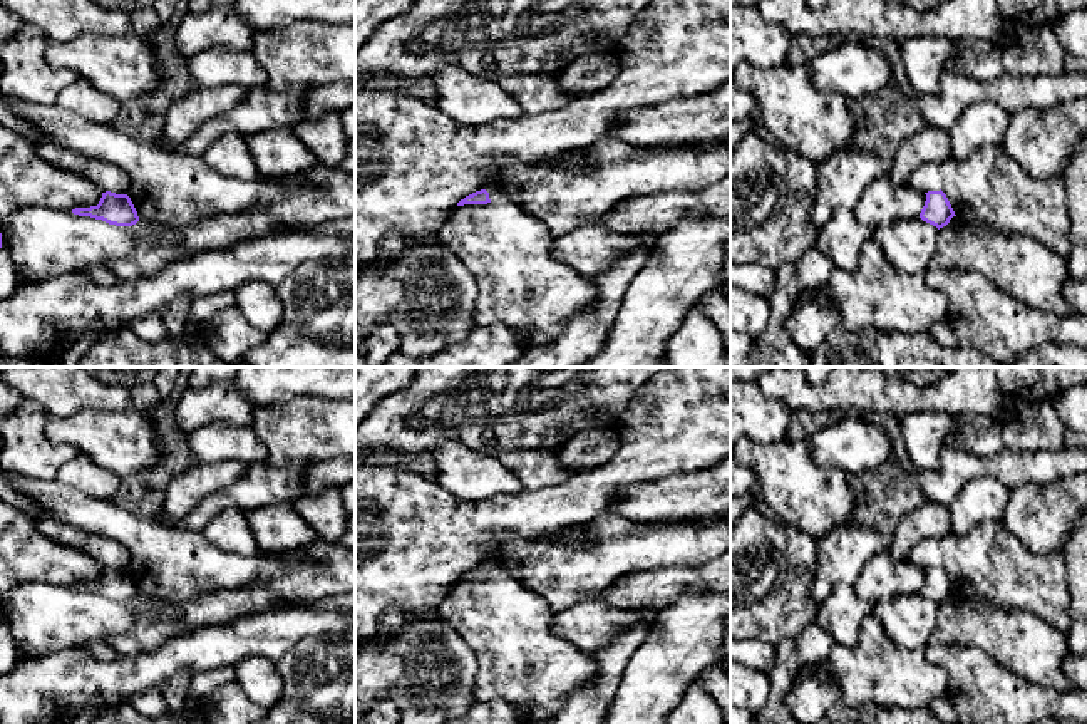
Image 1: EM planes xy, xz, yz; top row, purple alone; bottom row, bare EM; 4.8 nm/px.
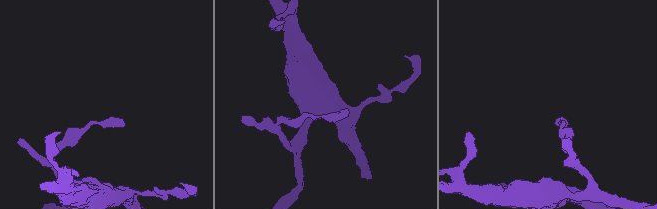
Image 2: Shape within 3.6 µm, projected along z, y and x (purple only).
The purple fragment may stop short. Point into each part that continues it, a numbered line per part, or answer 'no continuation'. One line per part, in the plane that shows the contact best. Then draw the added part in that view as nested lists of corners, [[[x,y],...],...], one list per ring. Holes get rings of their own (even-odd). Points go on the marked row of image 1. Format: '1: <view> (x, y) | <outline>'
no continuation

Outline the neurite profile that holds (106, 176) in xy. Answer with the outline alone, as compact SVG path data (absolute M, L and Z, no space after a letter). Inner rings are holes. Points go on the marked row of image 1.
M52 142L39 144L37 151L54 166L84 174L102 193L111 191L116 194L129 194L131 178L114 164L74 154L72 151Z

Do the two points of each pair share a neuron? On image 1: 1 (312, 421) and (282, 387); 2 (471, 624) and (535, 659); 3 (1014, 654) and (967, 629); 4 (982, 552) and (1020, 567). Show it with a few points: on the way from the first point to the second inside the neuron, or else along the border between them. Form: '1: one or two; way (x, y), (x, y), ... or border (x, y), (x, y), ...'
1: two; border (332, 399), (293, 396), (285, 401), (258, 406)
2: one; way (486, 624), (496, 624), (520, 647)
3: one; way (1002, 642), (989, 629), (978, 629)
4: one; way (992, 562), (997, 567), (1010, 567)

